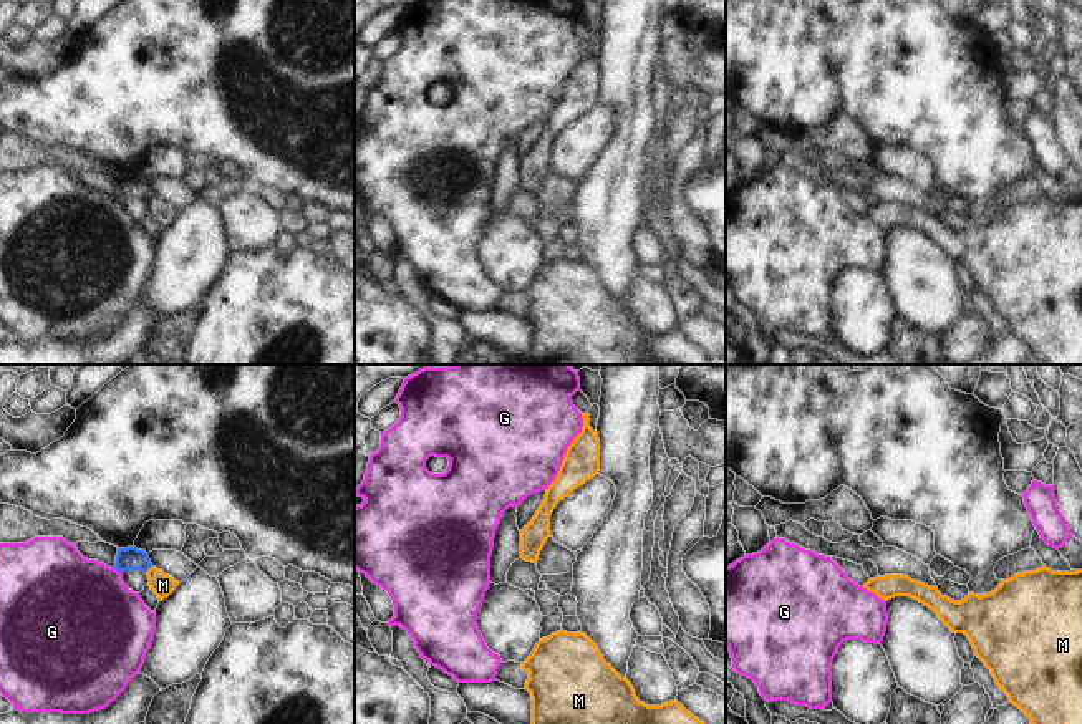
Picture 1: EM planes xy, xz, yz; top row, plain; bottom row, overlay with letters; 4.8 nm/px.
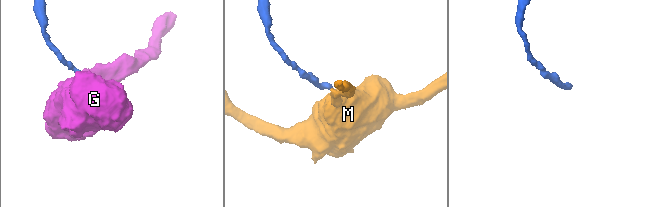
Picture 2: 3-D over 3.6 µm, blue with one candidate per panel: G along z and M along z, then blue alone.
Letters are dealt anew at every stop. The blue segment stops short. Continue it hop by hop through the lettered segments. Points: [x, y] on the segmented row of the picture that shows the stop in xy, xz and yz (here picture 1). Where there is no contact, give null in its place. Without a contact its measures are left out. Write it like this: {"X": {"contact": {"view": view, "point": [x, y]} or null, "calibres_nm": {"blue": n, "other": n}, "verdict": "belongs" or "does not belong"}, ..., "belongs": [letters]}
{"G": {"contact": {"view": "xy", "point": [118, 570]}, "calibres_nm": {"blue": 110, "other": 480}, "verdict": "does not belong"}, "M": {"contact": {"view": "xy", "point": [148, 569]}, "calibres_nm": {"blue": 110, "other": 110}, "verdict": "does not belong"}, "belongs": []}

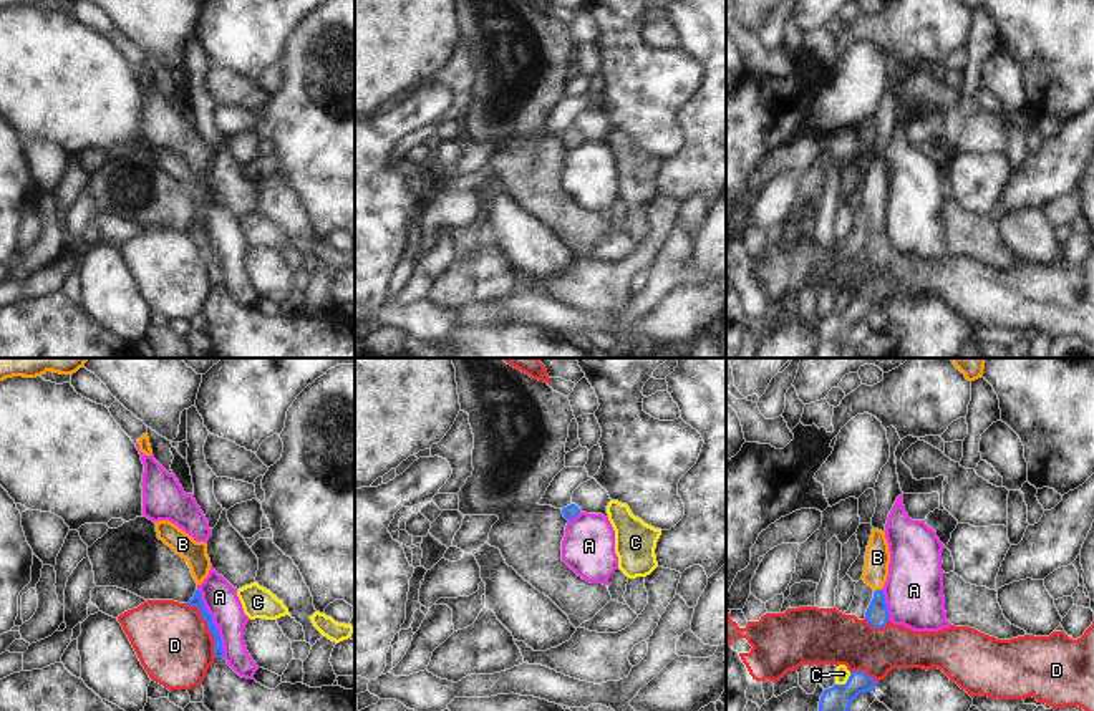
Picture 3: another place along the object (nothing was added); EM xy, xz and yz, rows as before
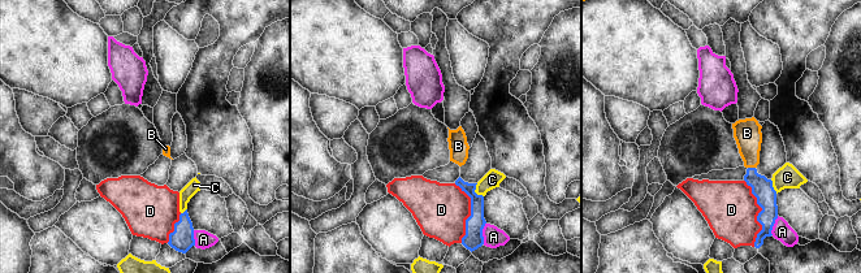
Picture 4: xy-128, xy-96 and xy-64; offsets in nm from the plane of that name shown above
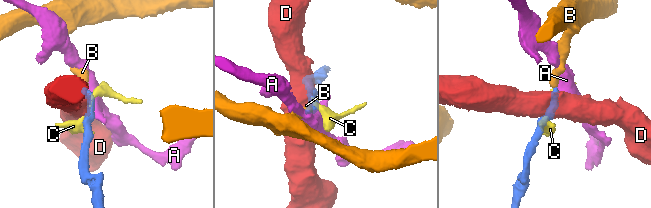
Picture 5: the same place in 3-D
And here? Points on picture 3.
{"A": {"contact": {"view": "xy", "point": [212, 623]}, "calibres_nm": {"blue": 60, "other": 160}, "verdict": "does not belong"}, "B": {"contact": {"view": "yz", "point": [879, 590]}, "calibres_nm": {"blue": 110, "other": 130}, "verdict": "belongs"}, "C": {"contact": {"view": "yz", "point": [846, 683]}, "calibres_nm": {"blue": 130, "other": 70}, "verdict": "does not belong"}, "D": {"contact": {"view": "xy", "point": [208, 625]}, "calibres_nm": {"blue": 60, "other": 360}, "verdict": "does not belong"}, "belongs": ["B"]}

